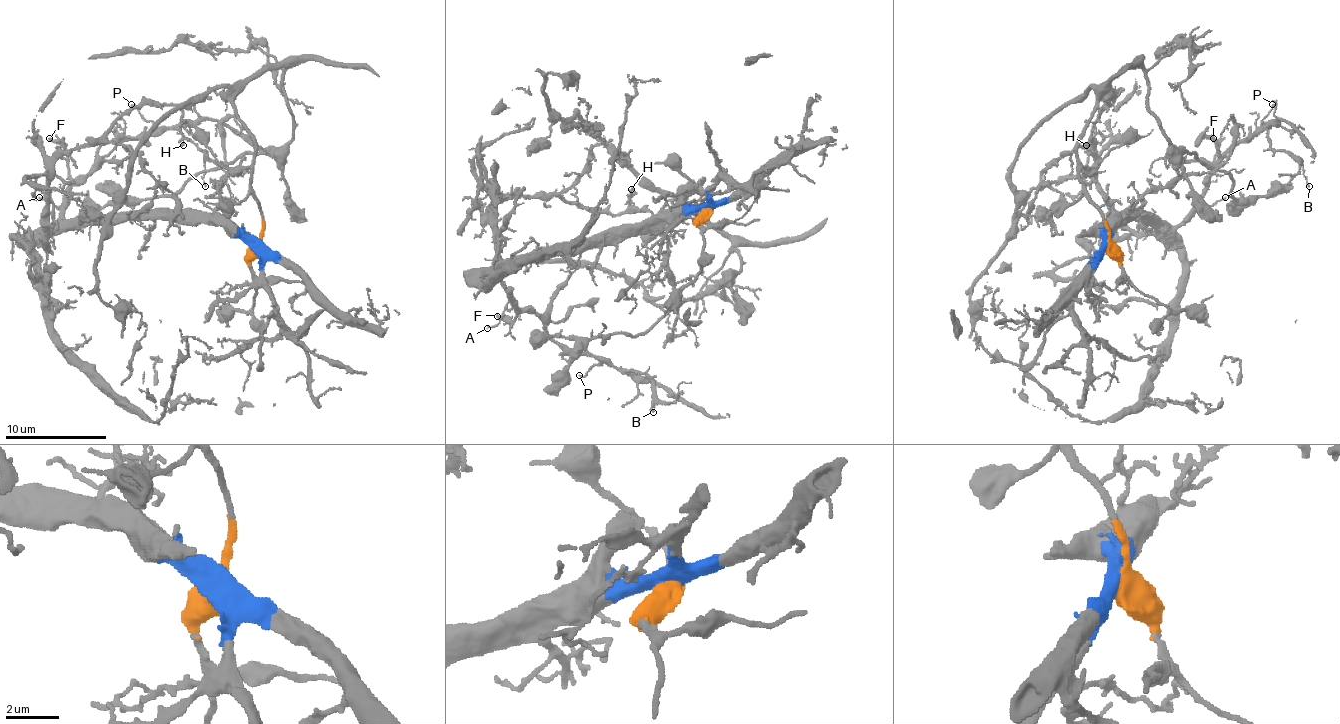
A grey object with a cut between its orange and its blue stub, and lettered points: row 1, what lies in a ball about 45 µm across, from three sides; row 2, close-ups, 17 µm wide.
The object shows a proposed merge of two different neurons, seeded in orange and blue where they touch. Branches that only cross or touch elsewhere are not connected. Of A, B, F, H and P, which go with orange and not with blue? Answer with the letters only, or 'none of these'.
none of these

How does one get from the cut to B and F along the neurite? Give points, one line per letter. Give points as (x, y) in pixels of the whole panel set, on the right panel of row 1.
B: (1105, 245), (1126, 218), (1171, 225), (1186, 215), (1237, 141), (1263, 129), (1270, 146), (1303, 164), (1308, 187)
F: (1105, 245), (1108, 235), (1126, 218), (1153, 218), (1171, 225), (1186, 215), (1209, 179), (1217, 149), (1212, 139)

